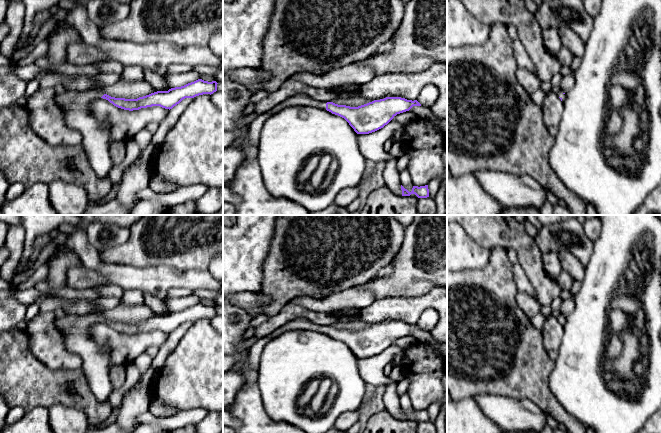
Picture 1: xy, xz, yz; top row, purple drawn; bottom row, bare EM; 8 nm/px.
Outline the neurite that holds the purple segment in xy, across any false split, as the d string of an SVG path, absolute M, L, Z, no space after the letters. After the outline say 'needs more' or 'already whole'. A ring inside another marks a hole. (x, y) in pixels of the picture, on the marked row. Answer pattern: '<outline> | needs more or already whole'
M198 79L181 87L171 88L168 91L157 91L137 99L115 98L96 90L86 92L66 91L63 94L56 94L55 100L57 104L69 102L84 104L95 99L103 98L114 106L129 111L152 106L160 106L170 110L185 98L213 94L217 91L217 84L216 81L208 82Z | needs more

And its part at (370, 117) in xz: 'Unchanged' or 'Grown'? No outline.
Grown

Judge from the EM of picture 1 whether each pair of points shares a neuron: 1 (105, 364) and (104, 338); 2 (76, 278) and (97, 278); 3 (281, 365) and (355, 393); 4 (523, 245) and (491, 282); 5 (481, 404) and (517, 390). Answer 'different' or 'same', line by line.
1: different
2: same
3: same
4: different
5: different

